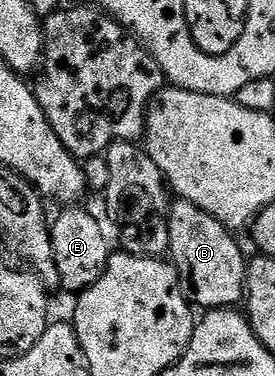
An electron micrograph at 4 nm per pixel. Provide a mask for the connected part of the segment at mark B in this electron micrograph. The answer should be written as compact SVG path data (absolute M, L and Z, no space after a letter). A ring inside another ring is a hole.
M177 199L170 204L168 237L171 261L186 283L187 297L196 308L229 309L244 300L248 258L229 228L186 199Z

